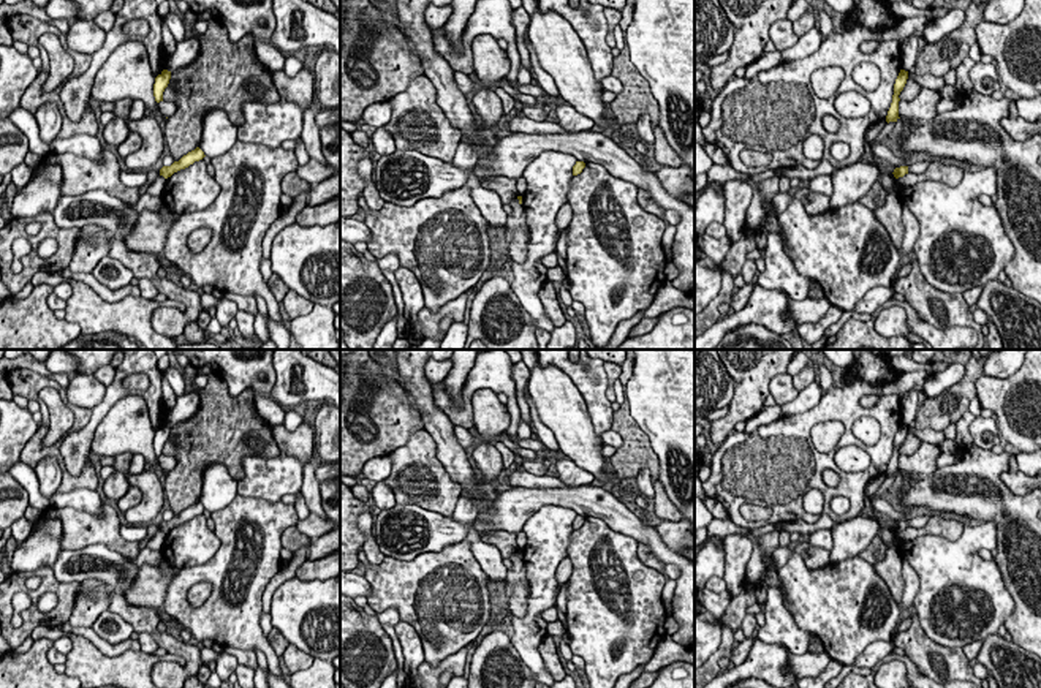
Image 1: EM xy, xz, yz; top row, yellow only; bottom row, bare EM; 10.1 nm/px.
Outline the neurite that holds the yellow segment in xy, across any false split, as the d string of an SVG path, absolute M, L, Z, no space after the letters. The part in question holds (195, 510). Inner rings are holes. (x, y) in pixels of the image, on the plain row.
M196 501L195 505L188 506L187 509L184 509L179 516L174 516L171 520L163 520L160 524L160 530L168 533L174 527L188 522L190 519L193 519L195 516L203 514L204 511L206 511L204 506L199 501Z

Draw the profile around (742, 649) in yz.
M745 637L742 642L736 644L731 656L731 663L734 666L739 666L747 660L748 653L751 652L753 642L755 639Z

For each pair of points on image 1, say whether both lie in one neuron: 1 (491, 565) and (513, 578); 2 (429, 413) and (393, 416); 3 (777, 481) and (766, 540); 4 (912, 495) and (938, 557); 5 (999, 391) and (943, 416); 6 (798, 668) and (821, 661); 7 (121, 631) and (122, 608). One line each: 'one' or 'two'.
1: two
2: two
3: two
4: two
5: two
6: one
7: two

